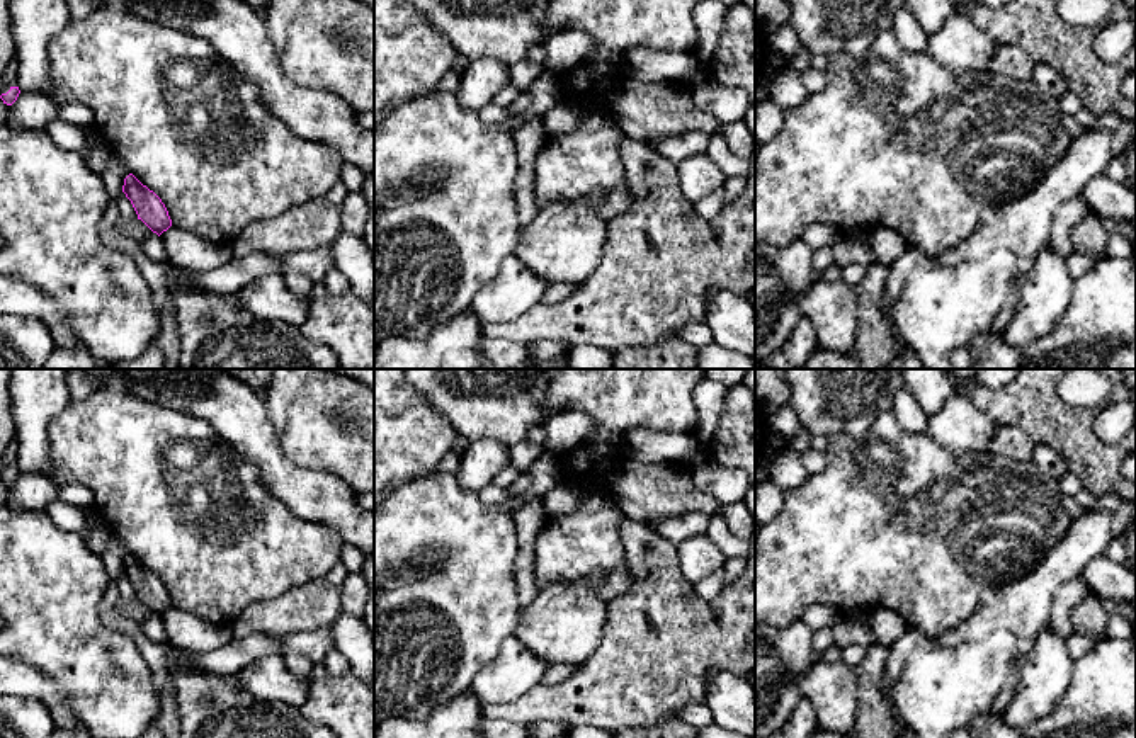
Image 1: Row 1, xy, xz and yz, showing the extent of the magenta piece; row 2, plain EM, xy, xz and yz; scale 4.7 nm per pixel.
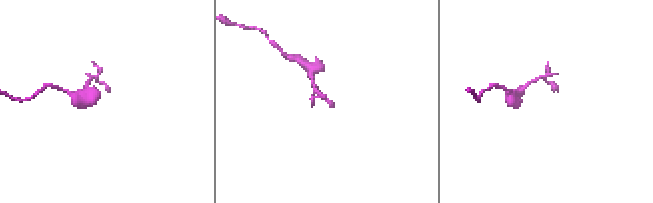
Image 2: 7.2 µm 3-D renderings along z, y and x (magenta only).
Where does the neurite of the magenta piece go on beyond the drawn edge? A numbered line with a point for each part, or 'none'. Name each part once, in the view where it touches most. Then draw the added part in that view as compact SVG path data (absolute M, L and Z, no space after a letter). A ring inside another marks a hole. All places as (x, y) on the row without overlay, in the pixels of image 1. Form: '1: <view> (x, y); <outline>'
none

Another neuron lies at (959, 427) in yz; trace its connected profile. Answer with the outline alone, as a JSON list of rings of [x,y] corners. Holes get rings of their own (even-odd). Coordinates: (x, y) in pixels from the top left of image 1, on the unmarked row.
[[[956,393],[929,417],[927,434],[952,454],[974,454],[988,451],[997,429],[973,401]]]

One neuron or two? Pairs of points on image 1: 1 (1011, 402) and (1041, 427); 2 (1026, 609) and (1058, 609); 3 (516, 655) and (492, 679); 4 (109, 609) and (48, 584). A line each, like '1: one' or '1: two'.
1: one
2: two
3: one
4: two

